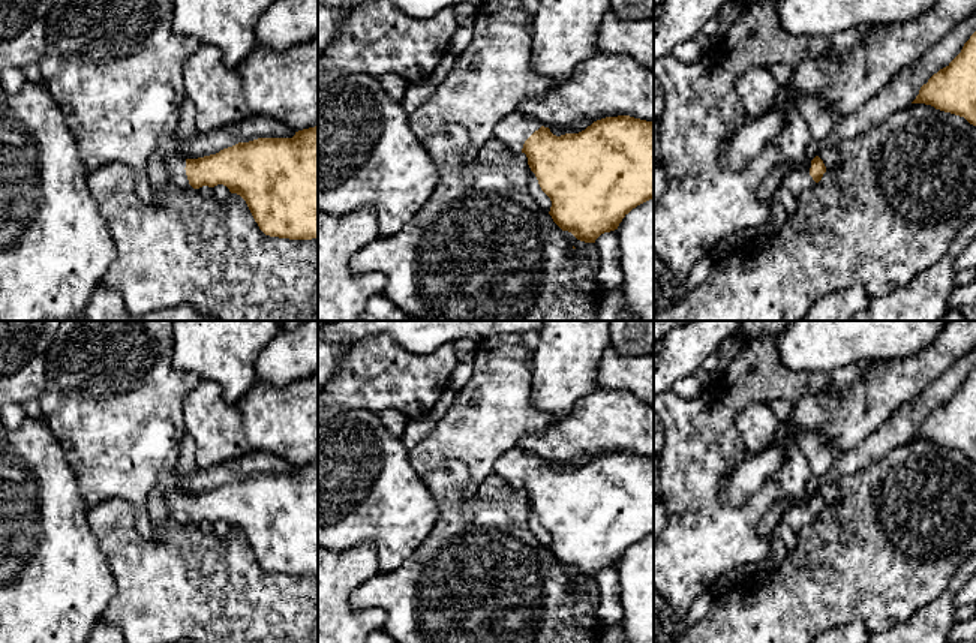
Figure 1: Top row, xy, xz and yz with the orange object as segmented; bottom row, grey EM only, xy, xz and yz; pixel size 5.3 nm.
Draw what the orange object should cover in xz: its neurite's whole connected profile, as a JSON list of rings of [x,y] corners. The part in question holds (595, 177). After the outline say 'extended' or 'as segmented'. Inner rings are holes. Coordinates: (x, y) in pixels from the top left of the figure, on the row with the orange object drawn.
[[[514,111],[492,130],[492,138],[504,142],[514,153],[525,153],[541,190],[550,198],[549,214],[562,229],[577,240],[595,243],[604,234],[618,229],[622,219],[637,205],[654,199],[654,123],[630,115],[606,117],[579,133],[556,136],[537,120]]]; extended

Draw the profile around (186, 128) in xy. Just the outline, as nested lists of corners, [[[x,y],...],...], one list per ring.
[[[186,96],[181,103],[180,118],[174,133],[178,141],[187,141],[198,133],[195,115],[196,108],[193,102]]]

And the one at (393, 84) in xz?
[[[385,73],[378,78],[381,87],[397,102],[400,102],[405,96],[405,91],[409,85],[403,78],[396,73]]]

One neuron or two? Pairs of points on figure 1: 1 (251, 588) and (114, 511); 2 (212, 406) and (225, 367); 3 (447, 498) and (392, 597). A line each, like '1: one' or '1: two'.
1: one
2: two
3: one

